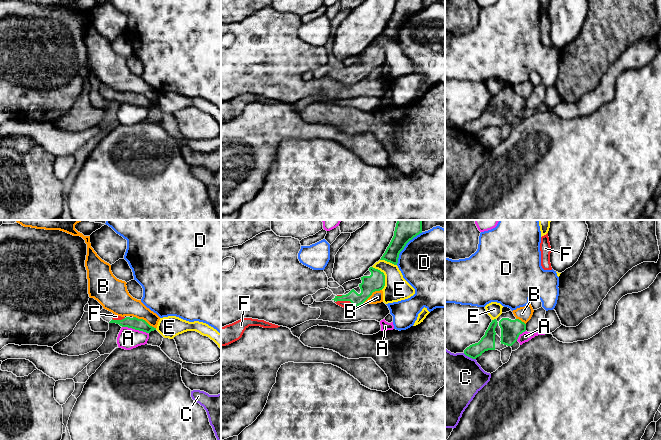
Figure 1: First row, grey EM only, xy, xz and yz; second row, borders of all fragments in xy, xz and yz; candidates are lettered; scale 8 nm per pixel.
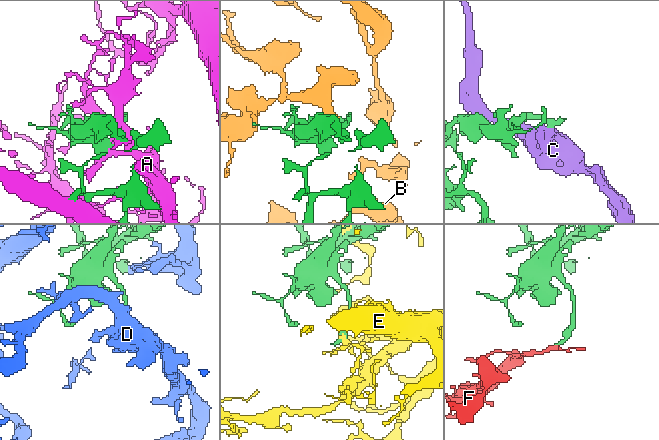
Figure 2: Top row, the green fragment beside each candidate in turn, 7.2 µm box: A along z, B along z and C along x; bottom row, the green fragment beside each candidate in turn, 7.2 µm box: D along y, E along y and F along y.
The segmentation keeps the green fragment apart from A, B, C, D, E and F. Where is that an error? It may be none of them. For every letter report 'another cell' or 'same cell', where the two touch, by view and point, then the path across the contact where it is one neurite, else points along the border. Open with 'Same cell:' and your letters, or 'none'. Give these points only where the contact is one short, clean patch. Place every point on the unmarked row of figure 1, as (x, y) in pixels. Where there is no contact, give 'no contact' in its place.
Same cell: F
A: another cell; contact xy (135, 105)
B: another cell; contact xy (144, 96); border xy (133, 92), (144, 95), (155, 104)
C: another cell; contact yz (469, 132); border yz (463, 129), (475, 135)
D: another cell; contact xz (405, 21)
E: another cell; contact xz (384, 52)
F: same cell; contact xz (346, 76); way xz (372, 59), (358, 75), (346, 76), (345, 80)

